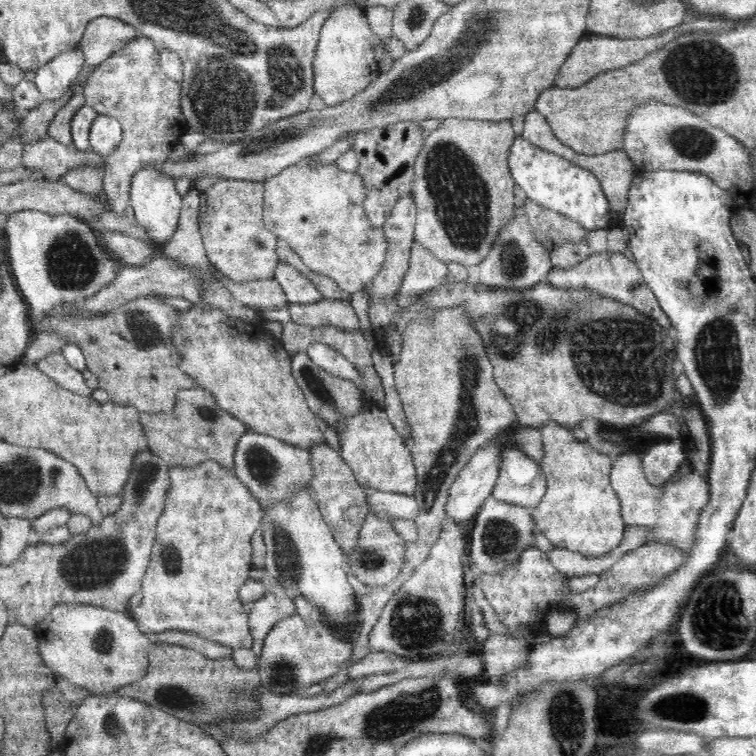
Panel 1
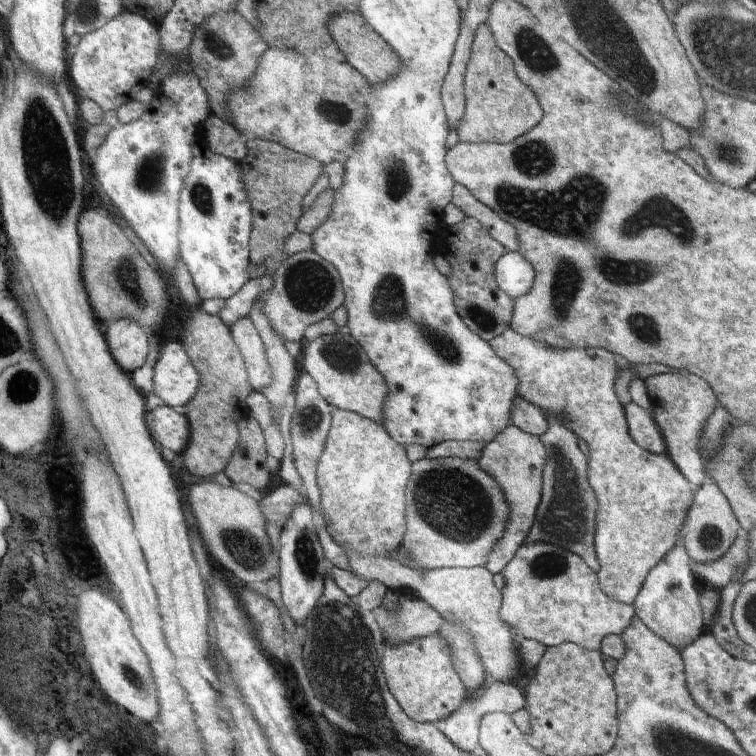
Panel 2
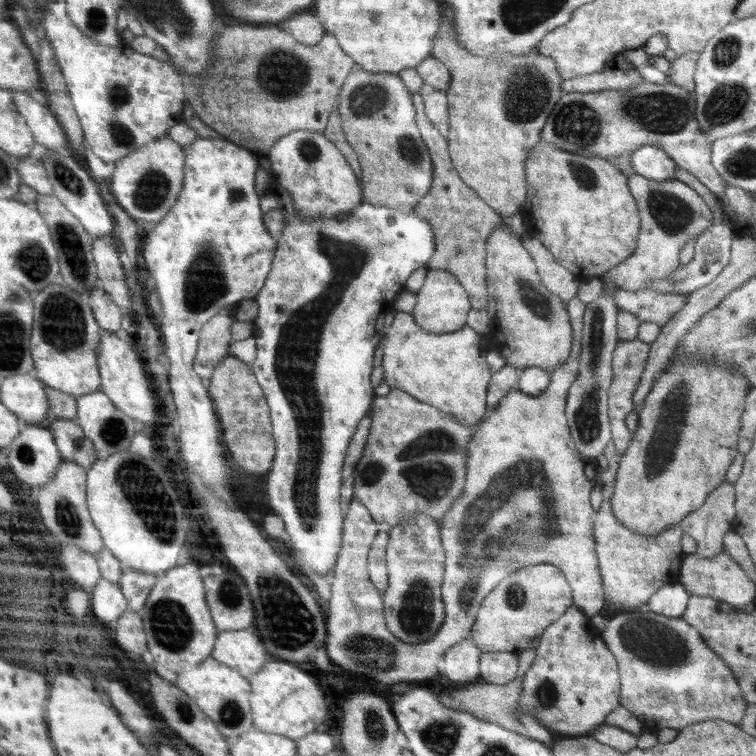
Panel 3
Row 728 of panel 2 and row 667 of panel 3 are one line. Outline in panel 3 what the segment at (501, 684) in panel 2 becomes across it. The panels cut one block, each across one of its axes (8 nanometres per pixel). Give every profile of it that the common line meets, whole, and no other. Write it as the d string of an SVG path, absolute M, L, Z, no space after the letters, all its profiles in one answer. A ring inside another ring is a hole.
M469 636L449 648L439 658L439 674L453 682L454 687L462 687L470 682L476 682L480 680L479 658L482 653Z

